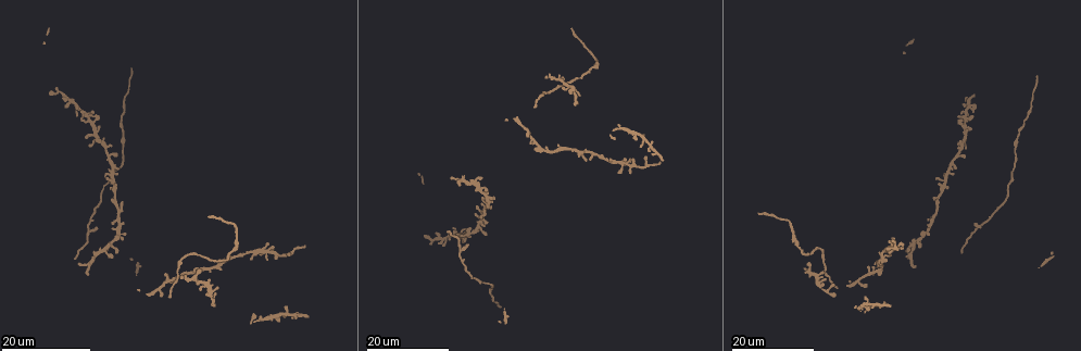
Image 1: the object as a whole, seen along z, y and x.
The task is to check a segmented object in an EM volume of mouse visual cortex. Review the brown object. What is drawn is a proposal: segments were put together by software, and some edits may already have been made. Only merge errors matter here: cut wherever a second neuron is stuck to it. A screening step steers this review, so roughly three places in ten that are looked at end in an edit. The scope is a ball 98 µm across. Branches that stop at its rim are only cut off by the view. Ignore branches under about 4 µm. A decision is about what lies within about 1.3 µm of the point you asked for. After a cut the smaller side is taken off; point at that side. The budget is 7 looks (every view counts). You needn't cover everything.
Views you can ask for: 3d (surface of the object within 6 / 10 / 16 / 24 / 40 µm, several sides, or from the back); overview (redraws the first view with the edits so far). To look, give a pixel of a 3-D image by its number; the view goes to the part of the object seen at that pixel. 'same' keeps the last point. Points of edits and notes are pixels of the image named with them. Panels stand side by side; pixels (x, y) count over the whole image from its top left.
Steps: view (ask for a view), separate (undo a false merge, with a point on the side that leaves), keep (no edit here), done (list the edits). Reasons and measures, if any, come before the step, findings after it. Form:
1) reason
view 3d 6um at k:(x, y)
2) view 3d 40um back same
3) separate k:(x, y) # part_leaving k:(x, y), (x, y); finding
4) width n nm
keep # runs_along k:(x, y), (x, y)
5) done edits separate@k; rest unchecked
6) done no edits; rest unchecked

a fork
view 3d 16um at 1:(88, 229)

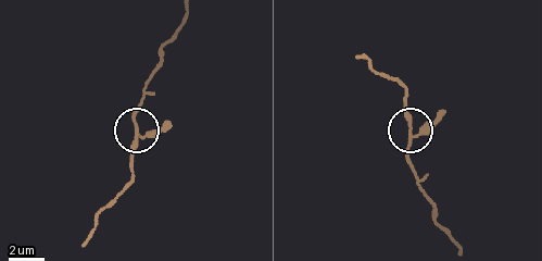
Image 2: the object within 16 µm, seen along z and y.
closer look
view 3d 10um at 2:(410, 138)

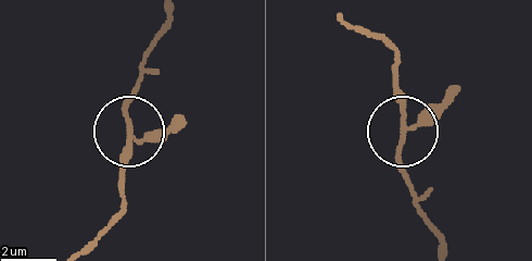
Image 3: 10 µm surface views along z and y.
width 160 nm
keep # all the same neuron

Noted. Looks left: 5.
looks like a crossing
view 3d 16um at 1:(471, 182)

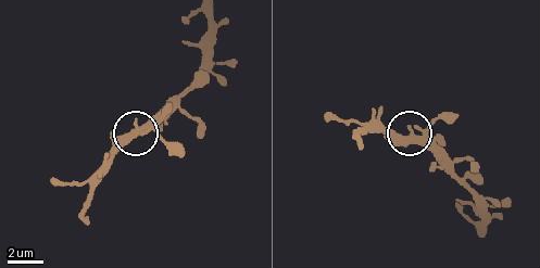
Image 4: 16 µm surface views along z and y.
view 3d 6um at 4:(416, 142)

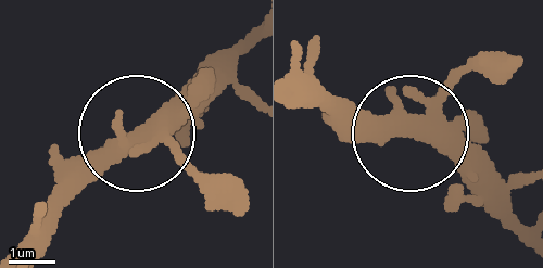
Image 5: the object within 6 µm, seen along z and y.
side_arm 7 um; arms 5
keep # one neuron here

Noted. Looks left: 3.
three-way junction
view 3d 24um at 1:(256, 255)

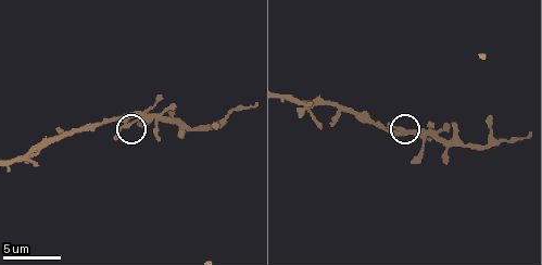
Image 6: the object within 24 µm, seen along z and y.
view 3d 6um at 6:(130, 123)

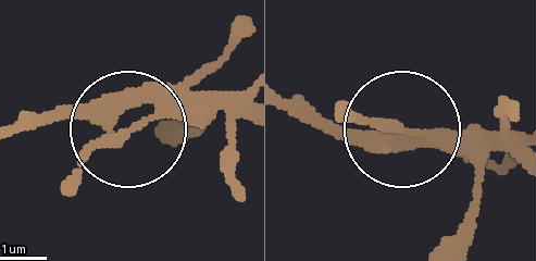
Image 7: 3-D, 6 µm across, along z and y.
view 3d 6um back at 7:(402, 127)

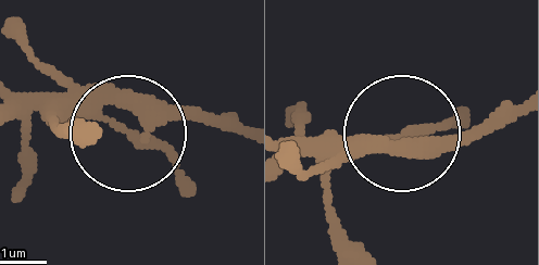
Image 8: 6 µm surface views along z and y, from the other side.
arms 3
keep # one neuron here

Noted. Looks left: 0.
done no edits; rest unchecked

